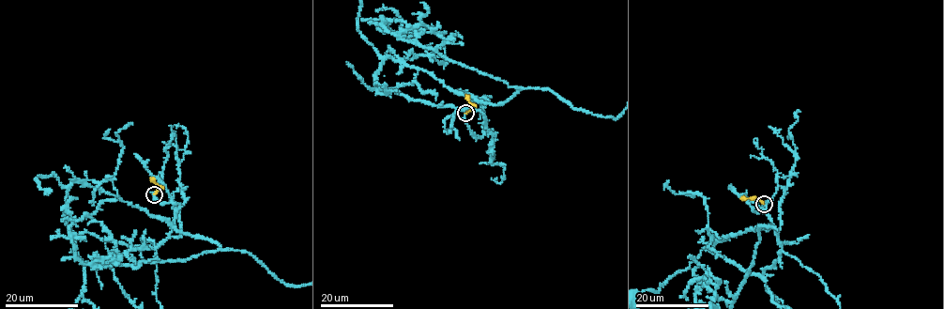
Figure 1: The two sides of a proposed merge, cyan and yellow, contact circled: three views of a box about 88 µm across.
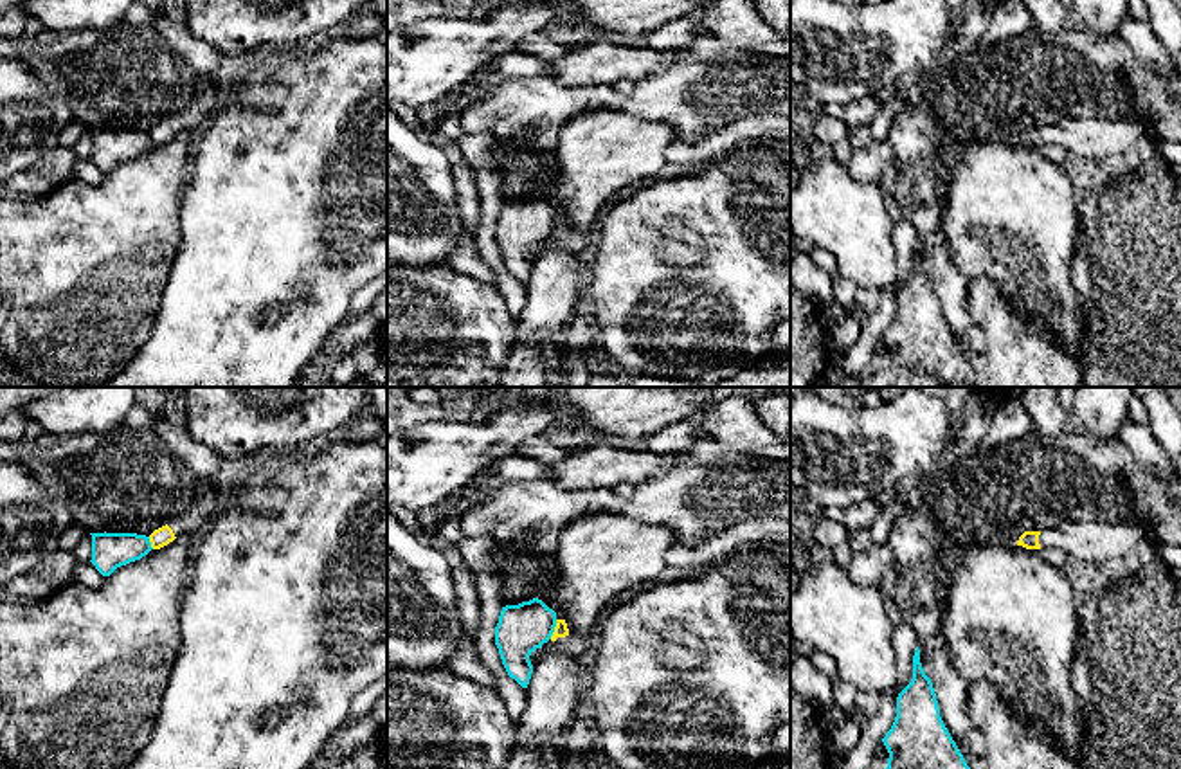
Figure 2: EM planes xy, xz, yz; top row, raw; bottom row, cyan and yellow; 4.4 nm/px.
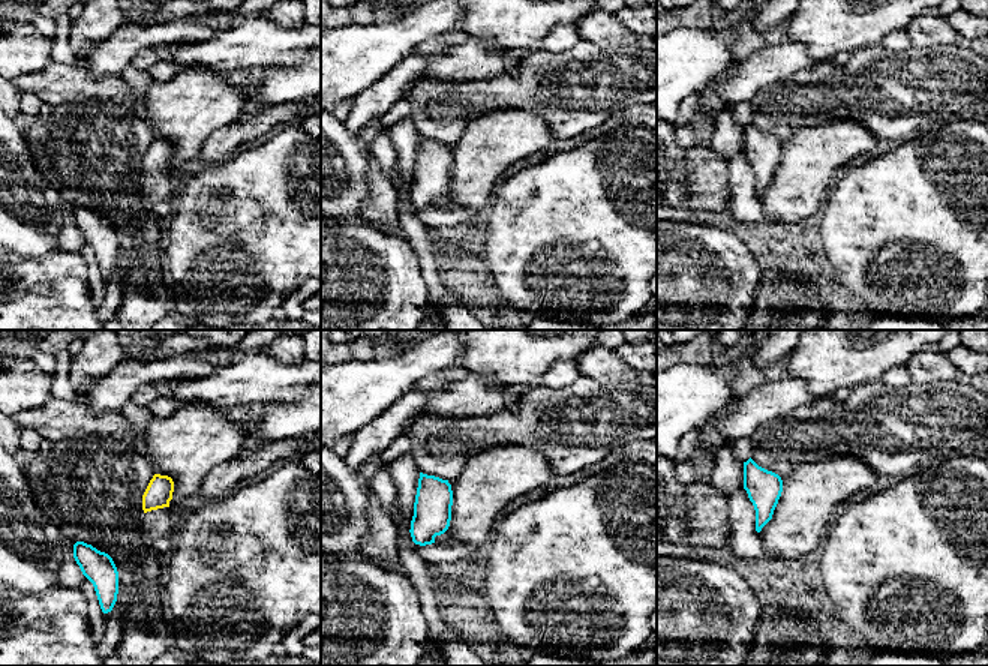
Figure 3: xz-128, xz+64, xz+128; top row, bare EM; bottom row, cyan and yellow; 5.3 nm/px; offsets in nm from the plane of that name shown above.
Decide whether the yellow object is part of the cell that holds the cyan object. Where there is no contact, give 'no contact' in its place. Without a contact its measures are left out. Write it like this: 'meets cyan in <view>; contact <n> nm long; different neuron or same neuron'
meets cyan in xz; contact 90 nm long; different neuron

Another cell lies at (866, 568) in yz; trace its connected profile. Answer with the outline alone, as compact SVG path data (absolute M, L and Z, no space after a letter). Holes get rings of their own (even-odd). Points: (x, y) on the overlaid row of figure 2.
M871 542L866 549L853 553L846 567L850 578L864 587L879 587L893 565L888 544Z

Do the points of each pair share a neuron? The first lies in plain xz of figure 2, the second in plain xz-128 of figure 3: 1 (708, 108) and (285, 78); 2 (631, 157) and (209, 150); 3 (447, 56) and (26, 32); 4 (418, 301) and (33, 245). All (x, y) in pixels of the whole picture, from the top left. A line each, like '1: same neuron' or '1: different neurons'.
1: same neuron
2: different neurons
3: same neuron
4: different neurons

